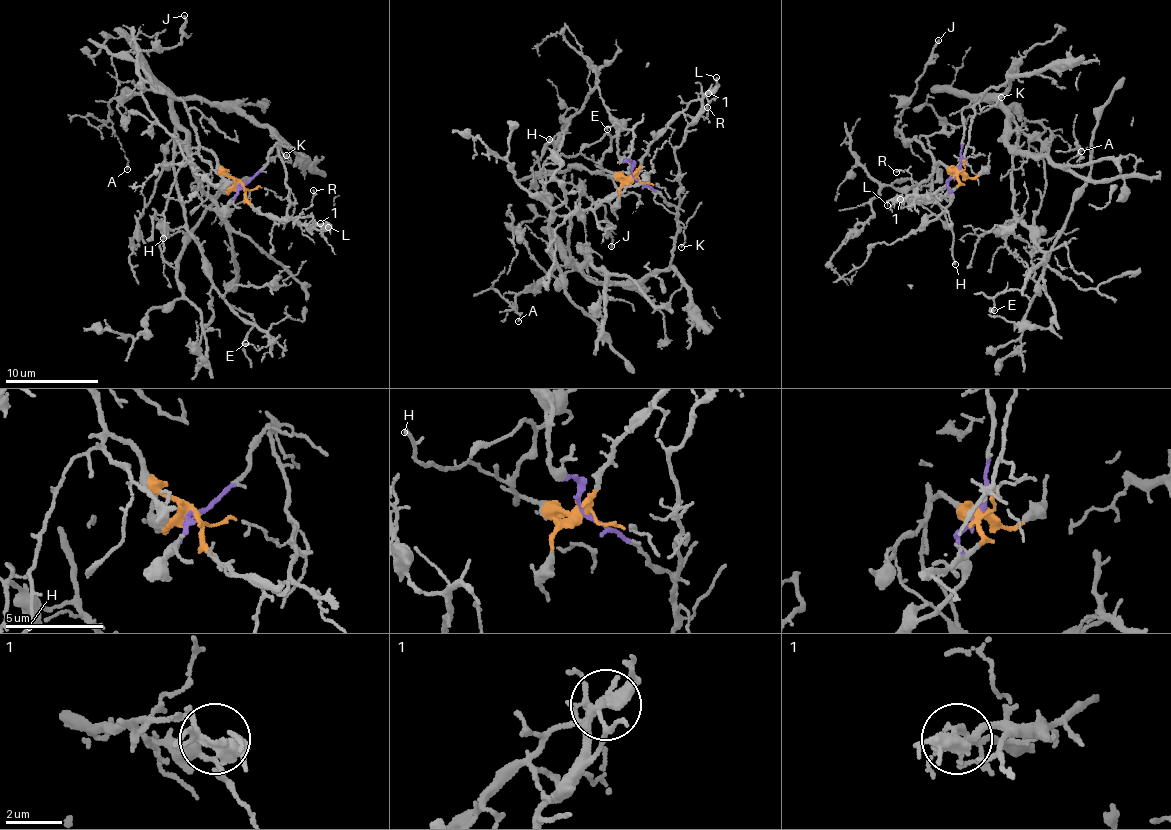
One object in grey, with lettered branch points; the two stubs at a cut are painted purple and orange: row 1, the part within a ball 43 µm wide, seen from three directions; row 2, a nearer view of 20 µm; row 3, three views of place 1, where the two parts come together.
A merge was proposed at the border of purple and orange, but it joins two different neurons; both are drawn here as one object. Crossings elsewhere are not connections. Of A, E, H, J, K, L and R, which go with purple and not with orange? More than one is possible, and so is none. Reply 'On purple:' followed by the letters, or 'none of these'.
On purple: A, E, K, L

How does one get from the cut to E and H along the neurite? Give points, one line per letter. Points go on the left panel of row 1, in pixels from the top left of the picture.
E: (241, 183), (280, 137), (233, 110), (172, 102), (186, 233), (226, 305), (272, 347), (244, 343)
H: (241, 183), (236, 184), (204, 149), (194, 152), (180, 168), (164, 207), (163, 239)

